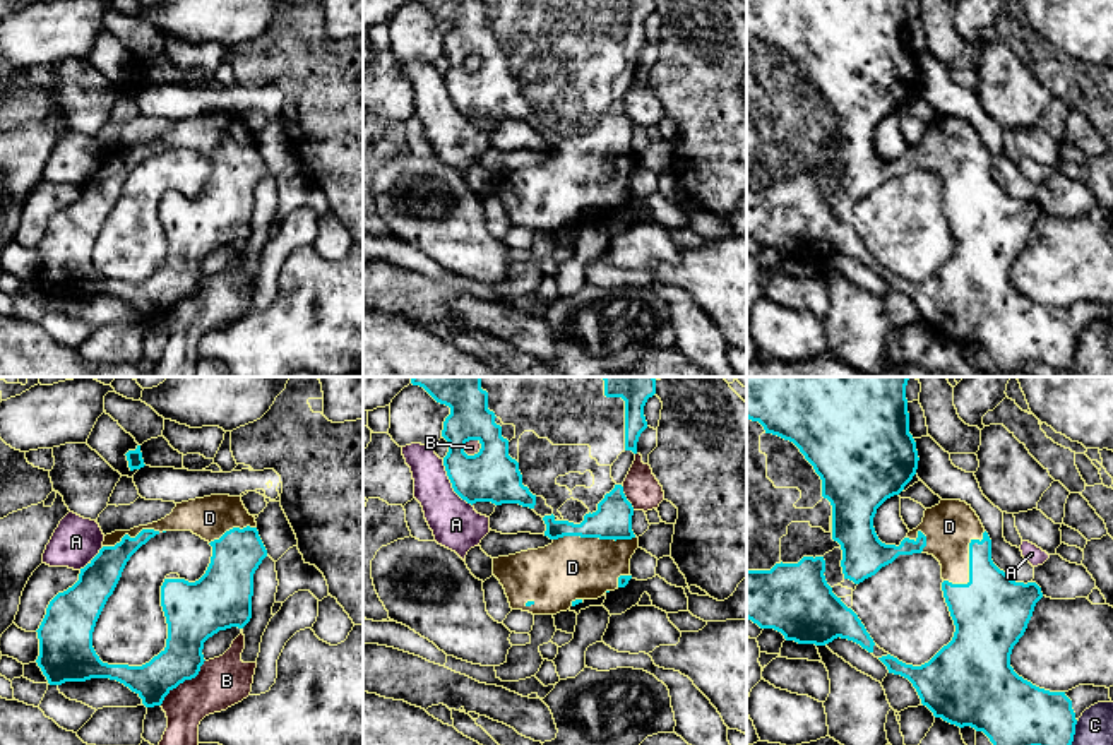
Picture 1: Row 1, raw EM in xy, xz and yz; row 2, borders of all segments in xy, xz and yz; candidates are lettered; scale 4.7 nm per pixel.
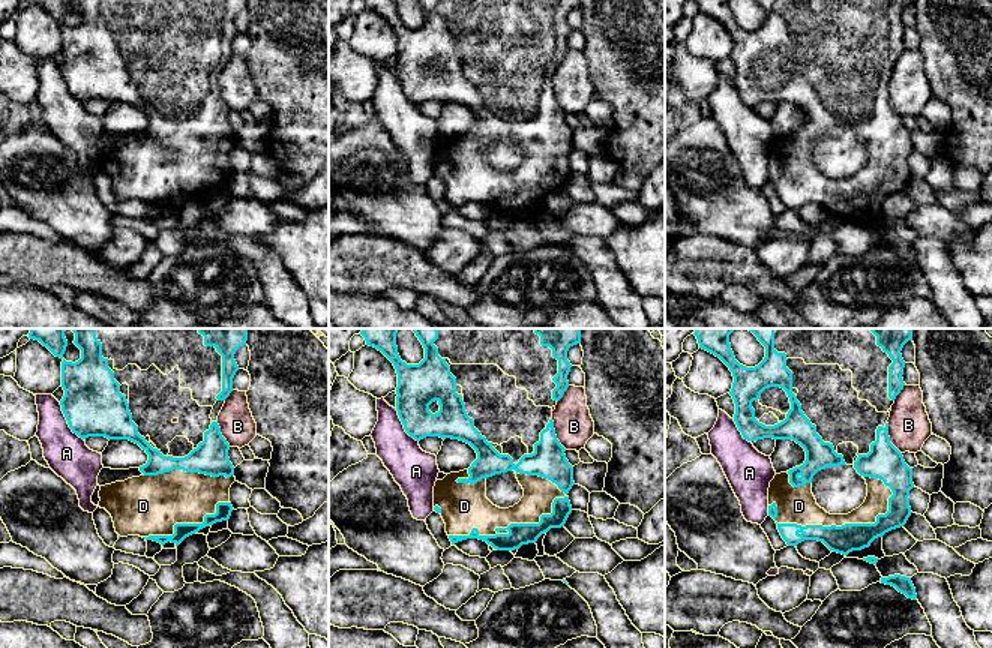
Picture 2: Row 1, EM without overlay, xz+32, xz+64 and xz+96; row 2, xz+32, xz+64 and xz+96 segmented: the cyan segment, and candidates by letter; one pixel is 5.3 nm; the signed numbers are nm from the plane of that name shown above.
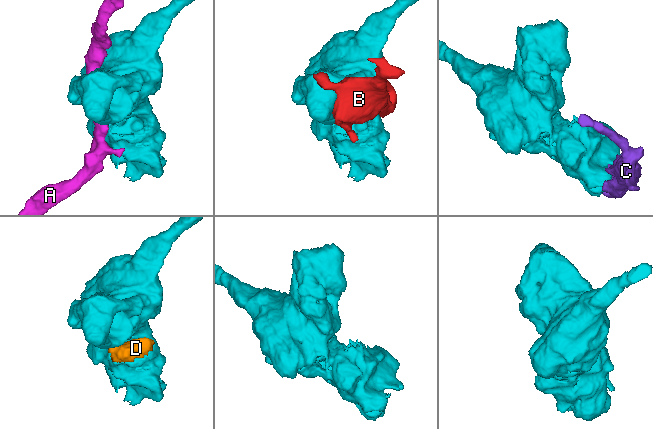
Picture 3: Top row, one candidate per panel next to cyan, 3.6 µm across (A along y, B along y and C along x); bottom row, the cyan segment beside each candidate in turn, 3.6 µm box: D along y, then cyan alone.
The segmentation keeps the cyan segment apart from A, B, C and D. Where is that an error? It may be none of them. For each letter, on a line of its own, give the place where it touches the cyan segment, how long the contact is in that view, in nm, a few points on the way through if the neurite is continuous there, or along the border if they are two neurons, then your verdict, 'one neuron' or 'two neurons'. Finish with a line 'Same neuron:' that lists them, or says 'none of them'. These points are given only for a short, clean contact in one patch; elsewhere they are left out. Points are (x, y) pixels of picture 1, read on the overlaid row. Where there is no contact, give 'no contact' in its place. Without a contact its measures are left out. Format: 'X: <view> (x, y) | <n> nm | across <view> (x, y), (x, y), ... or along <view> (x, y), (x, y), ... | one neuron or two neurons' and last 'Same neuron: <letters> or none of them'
A: xz (451, 482) | 260 nm | two neurons
B: xy (184, 680) | 300 nm | two neurons
C: yz (1074, 733) | 120 nm | two neurons
D: yz (970, 566) | 300 nm | one neuron
Same neuron: D

